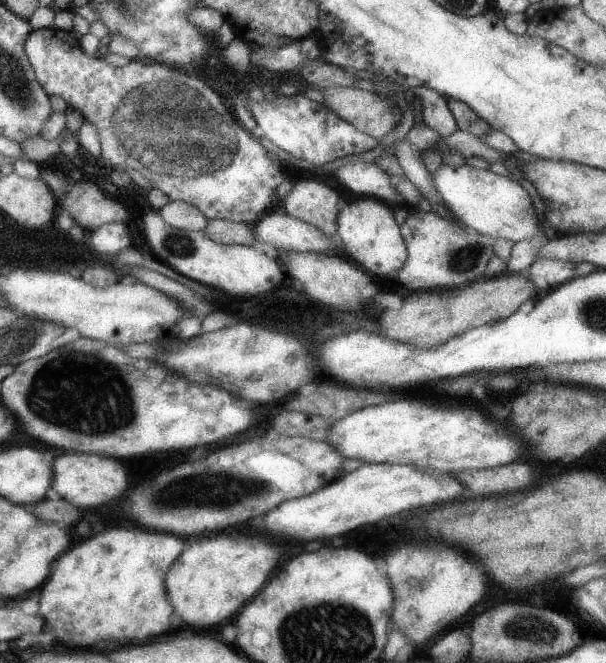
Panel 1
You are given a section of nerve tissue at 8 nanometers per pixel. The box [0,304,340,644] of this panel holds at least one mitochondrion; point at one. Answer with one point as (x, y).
(64, 381)

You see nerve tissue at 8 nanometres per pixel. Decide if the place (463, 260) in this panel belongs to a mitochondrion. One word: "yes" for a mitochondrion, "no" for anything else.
yes

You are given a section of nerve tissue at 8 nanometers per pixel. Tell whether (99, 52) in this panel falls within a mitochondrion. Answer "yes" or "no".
no

